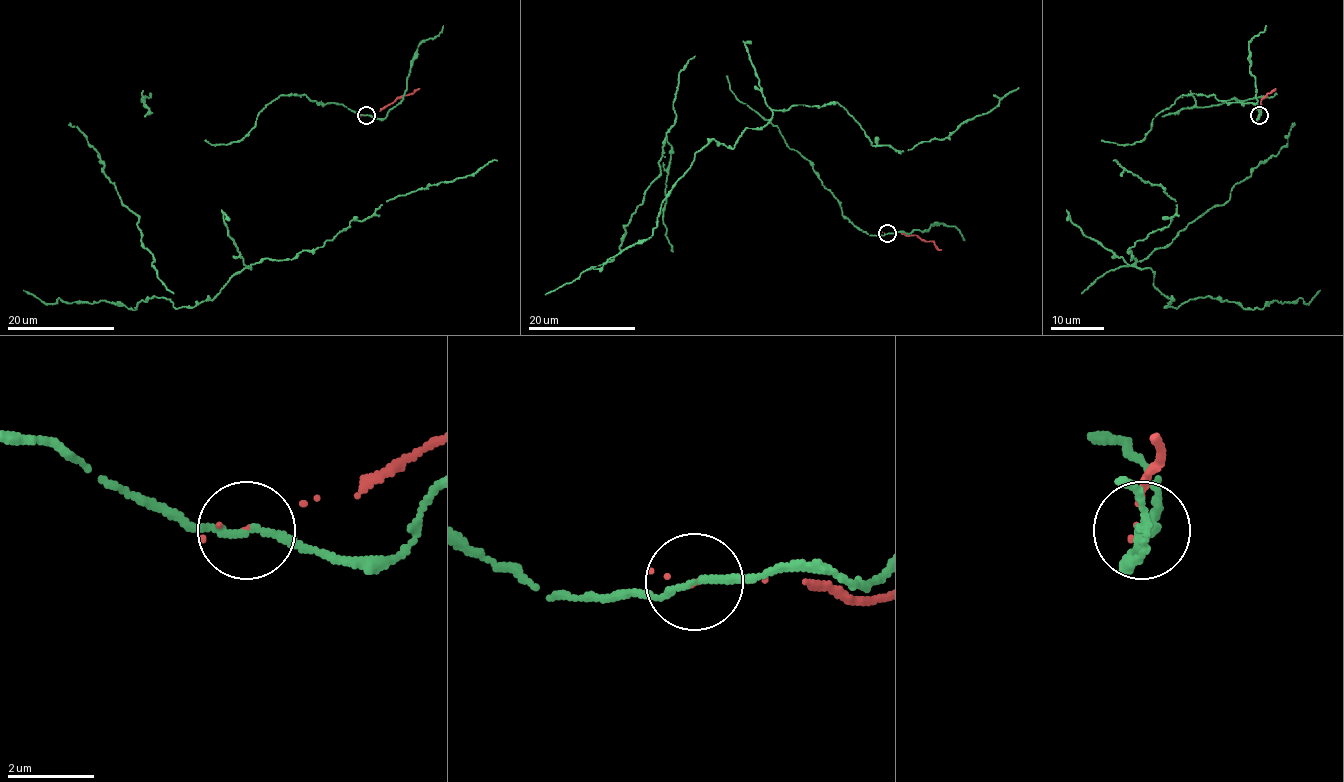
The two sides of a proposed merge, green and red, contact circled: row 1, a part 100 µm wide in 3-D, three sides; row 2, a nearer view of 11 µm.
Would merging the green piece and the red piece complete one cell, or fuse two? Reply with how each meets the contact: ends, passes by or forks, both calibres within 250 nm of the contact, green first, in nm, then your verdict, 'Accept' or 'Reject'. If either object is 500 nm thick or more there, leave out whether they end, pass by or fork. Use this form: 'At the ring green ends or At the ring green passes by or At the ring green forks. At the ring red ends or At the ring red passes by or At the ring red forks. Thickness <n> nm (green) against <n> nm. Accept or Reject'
At the ring green passes by. At the ring red ends. Thickness 150 nm (green) against 40 nm. Reject

